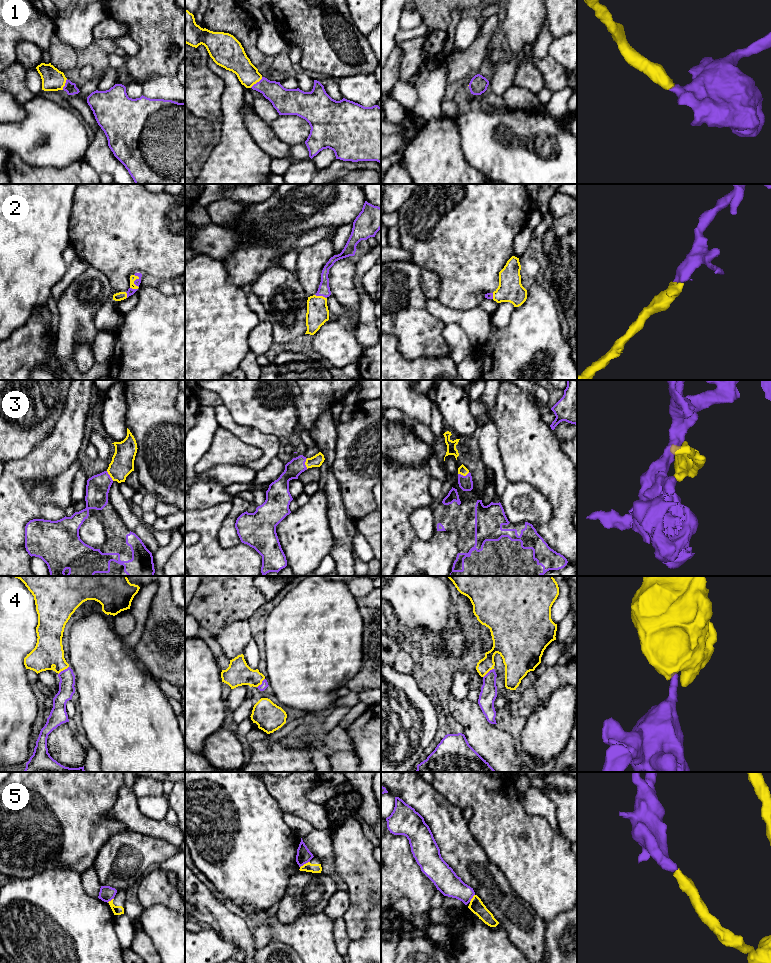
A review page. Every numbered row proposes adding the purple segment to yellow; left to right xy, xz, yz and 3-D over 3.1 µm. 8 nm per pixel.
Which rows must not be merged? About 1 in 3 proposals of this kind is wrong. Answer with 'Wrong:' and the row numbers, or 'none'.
Wrong: 5

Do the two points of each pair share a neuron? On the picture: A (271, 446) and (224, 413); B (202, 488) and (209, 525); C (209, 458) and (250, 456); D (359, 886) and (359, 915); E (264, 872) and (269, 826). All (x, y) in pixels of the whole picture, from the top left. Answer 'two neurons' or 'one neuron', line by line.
A: one neuron
B: two neurons
C: one neuron
D: one neuron
E: one neuron

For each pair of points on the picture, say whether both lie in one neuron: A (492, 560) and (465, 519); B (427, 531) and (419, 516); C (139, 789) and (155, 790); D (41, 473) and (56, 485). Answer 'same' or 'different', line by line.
A: same
B: same
C: same
D: different

